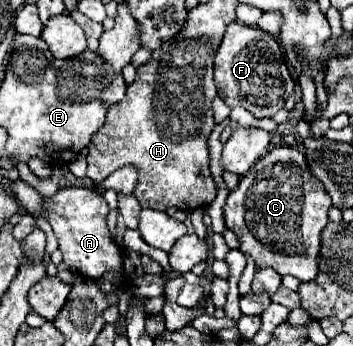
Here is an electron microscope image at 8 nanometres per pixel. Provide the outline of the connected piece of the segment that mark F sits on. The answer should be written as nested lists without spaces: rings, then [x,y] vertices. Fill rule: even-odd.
[[[243,23],[227,25],[221,47],[217,51],[215,83],[219,97],[225,101],[225,105],[229,107],[241,105],[257,119],[273,117],[279,109],[283,109],[287,97],[295,89],[295,81],[285,61],[281,61],[279,43],[269,33],[257,27],[247,27]],[[265,55],[269,57],[267,61]]]

